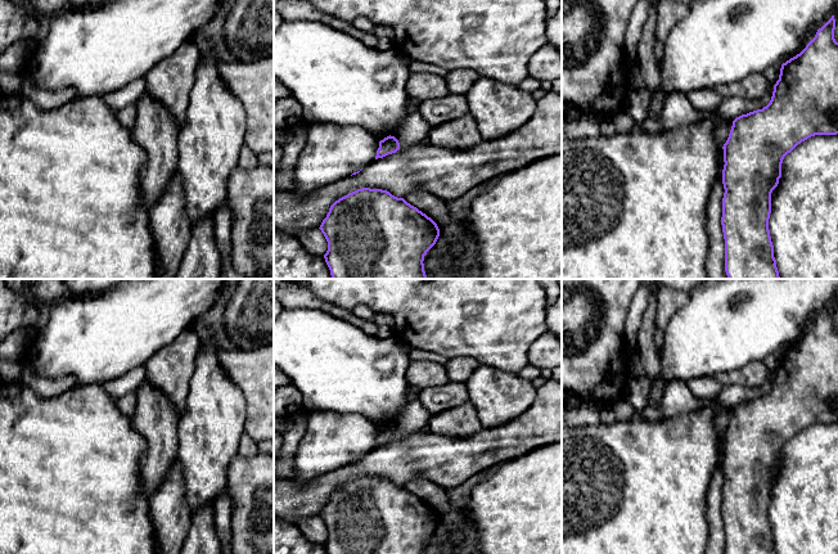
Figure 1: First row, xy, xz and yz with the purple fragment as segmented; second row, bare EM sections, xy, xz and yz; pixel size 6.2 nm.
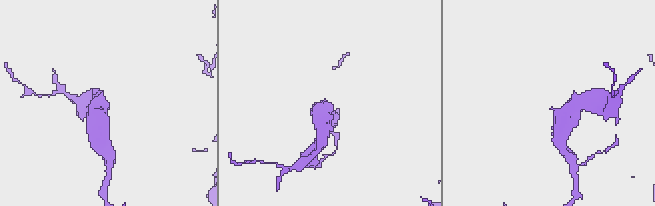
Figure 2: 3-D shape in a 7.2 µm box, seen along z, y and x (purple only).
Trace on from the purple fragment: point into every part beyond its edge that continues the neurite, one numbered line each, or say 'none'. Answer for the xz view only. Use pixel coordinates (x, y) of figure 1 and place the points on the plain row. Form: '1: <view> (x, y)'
1: xz (414, 417)

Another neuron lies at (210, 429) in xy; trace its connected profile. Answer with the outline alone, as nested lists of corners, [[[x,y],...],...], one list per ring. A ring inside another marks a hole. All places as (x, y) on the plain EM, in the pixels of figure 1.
[[[212,338],[201,342],[189,384],[186,409],[177,427],[177,461],[183,467],[184,491],[192,513],[213,504],[226,490],[227,468],[238,455],[239,440],[245,433],[245,398],[220,365],[218,350]]]

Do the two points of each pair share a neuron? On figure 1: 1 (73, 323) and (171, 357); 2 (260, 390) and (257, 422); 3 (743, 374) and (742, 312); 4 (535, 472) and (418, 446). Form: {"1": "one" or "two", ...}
{"1": "two", "2": "one", "3": "two", "4": "two"}

